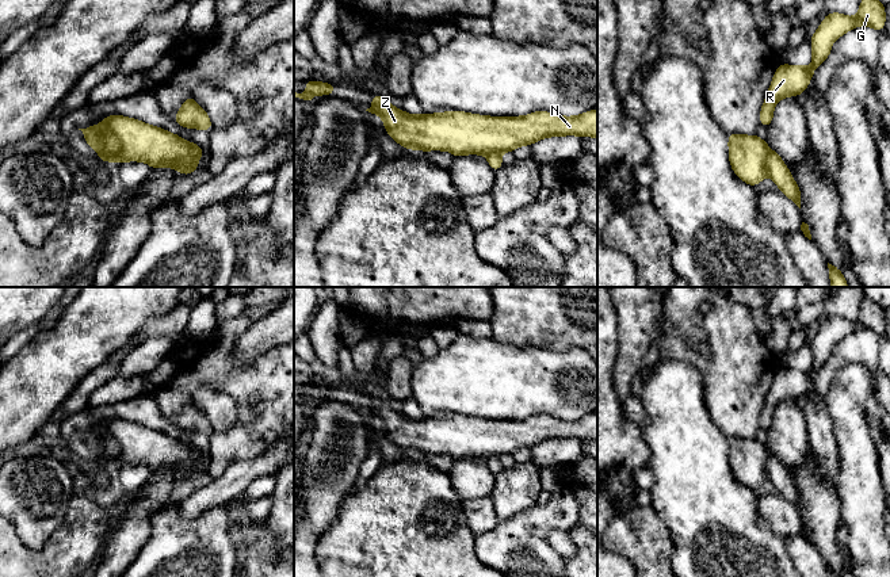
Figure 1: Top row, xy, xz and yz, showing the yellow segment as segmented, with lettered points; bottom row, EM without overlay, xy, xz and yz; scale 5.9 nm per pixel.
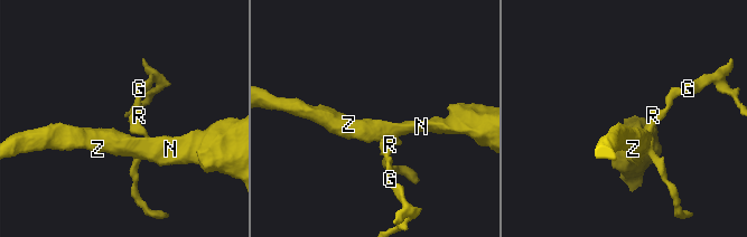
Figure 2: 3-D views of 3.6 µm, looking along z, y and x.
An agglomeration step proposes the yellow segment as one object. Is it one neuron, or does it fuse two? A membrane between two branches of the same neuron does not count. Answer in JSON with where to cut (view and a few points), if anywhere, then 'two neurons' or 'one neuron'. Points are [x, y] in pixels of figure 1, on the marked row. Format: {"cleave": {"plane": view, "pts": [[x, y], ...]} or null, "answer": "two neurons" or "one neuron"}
{"cleave": {"plane": "yz", "pts": [[770, 149], [766, 172]]}, "answer": "two neurons"}

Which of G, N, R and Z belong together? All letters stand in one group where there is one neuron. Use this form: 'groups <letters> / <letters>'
groups G R / N Z

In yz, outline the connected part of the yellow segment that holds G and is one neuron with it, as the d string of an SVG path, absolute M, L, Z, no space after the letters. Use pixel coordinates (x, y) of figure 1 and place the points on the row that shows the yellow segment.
M860 0L860 9L855 18L848 18L839 12L828 14L810 38L813 64L810 66L779 64L760 110L760 126L767 129L771 125L778 100L786 96L798 96L806 91L813 72L832 53L830 45L834 39L859 24L870 26L878 33L883 31L886 22L885 8L886 5L878 0Z

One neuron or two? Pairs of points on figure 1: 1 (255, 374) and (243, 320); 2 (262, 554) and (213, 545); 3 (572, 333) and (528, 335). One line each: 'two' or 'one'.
1: one
2: two
3: one

